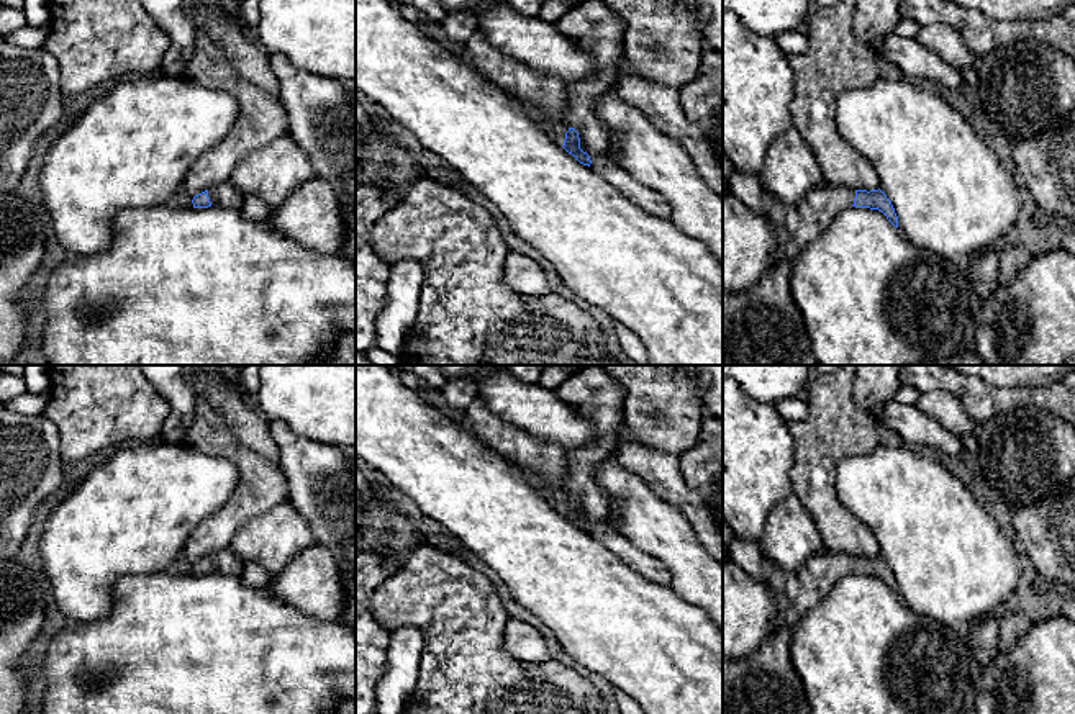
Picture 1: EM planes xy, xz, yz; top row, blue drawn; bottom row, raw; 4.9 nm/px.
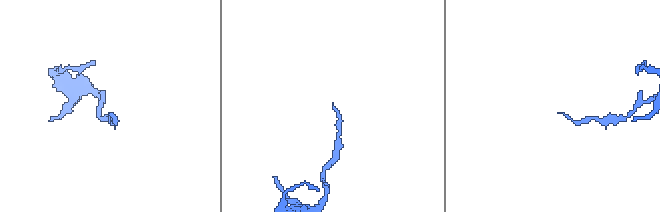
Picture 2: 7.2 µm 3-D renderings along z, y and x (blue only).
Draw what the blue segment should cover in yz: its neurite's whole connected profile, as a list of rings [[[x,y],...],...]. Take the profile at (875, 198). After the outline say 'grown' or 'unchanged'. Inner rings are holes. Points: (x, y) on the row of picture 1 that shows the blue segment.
[[[733,170],[728,175],[728,195],[773,226],[778,237],[775,265],[793,260],[850,206],[878,210],[898,228],[895,208],[880,188],[867,192],[816,185],[800,201],[787,205],[767,192],[759,177]]]; grown

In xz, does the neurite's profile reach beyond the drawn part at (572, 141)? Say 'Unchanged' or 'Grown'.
Grown

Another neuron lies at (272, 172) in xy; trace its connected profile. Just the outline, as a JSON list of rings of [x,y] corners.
[[[285,134],[247,154],[229,182],[243,197],[257,197],[275,211],[297,187],[313,177],[316,175],[306,154]]]

